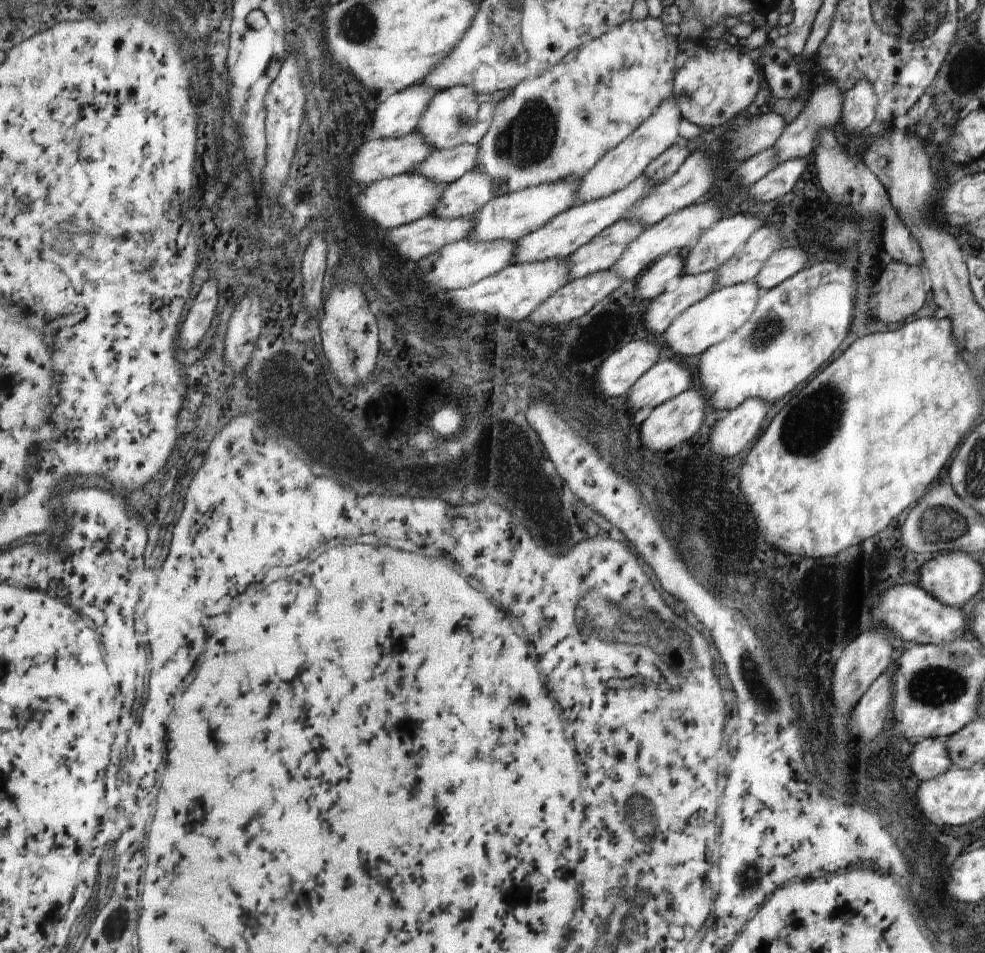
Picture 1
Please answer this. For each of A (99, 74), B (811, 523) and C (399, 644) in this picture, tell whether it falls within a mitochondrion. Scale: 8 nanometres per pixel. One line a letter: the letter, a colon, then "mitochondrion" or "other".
A: other
B: other
C: other

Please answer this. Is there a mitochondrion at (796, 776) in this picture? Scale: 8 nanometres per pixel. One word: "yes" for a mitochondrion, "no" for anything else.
no

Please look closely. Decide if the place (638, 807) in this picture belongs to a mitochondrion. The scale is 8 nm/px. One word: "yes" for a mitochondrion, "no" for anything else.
yes

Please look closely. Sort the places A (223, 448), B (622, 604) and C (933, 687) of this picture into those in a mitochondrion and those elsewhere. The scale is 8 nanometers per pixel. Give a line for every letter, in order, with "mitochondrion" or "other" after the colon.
A: other
B: mitochondrion
C: mitochondrion

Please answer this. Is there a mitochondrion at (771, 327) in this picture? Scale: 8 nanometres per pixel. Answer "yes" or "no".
yes

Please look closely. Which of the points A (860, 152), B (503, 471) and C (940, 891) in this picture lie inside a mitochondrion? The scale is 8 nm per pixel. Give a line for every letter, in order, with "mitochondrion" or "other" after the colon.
A: other
B: mitochondrion
C: other

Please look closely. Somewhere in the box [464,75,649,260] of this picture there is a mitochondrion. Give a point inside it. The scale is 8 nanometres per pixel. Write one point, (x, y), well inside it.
(527, 138)

